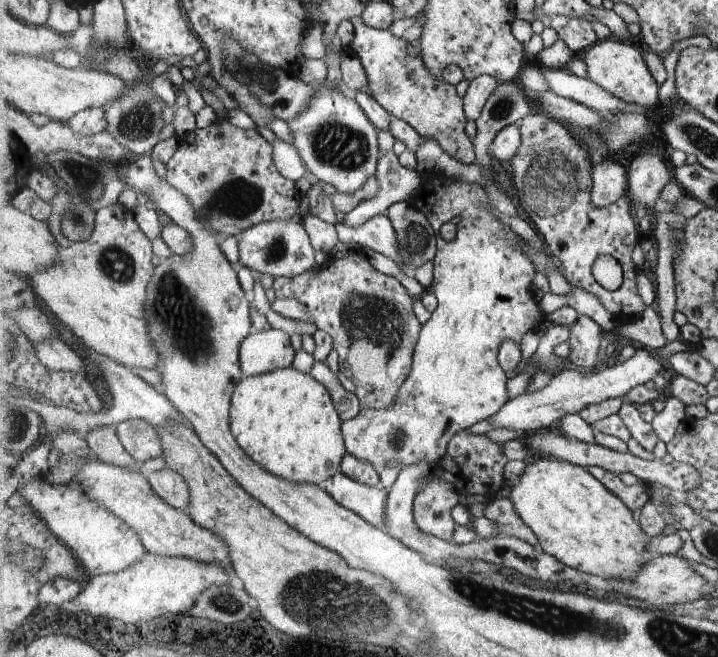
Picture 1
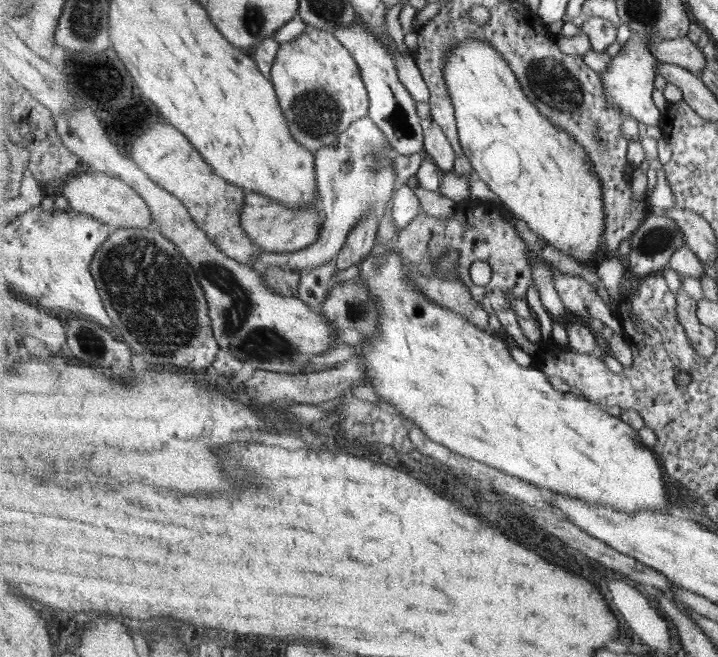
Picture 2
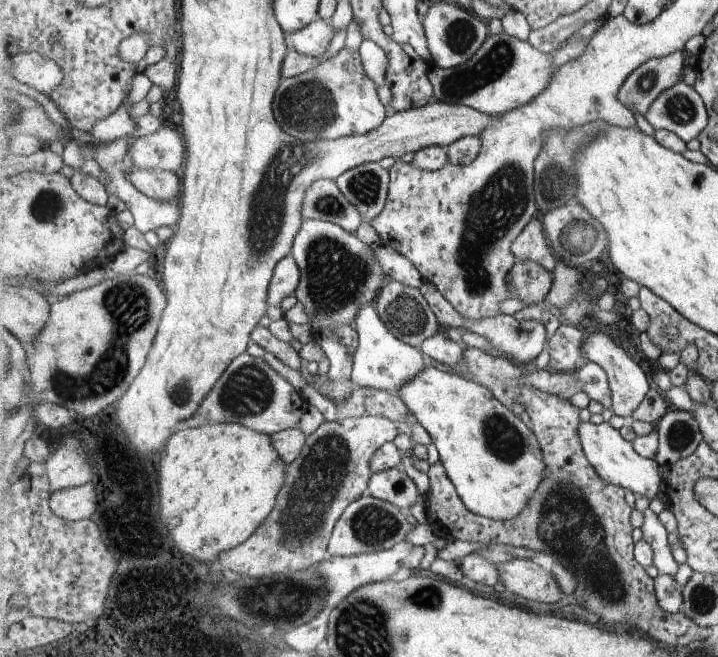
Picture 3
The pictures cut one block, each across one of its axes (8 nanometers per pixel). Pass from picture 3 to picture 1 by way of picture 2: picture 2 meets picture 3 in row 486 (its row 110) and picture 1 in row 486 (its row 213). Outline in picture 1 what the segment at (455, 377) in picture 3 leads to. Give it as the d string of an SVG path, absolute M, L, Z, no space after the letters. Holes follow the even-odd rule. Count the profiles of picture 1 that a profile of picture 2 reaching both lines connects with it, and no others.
M542 456L529 465L519 484L512 485L509 496L523 520L538 535L539 547L565 566L622 582L637 579L648 563L642 564L641 558L650 552L652 537L635 522L627 503L603 486L586 467Z

